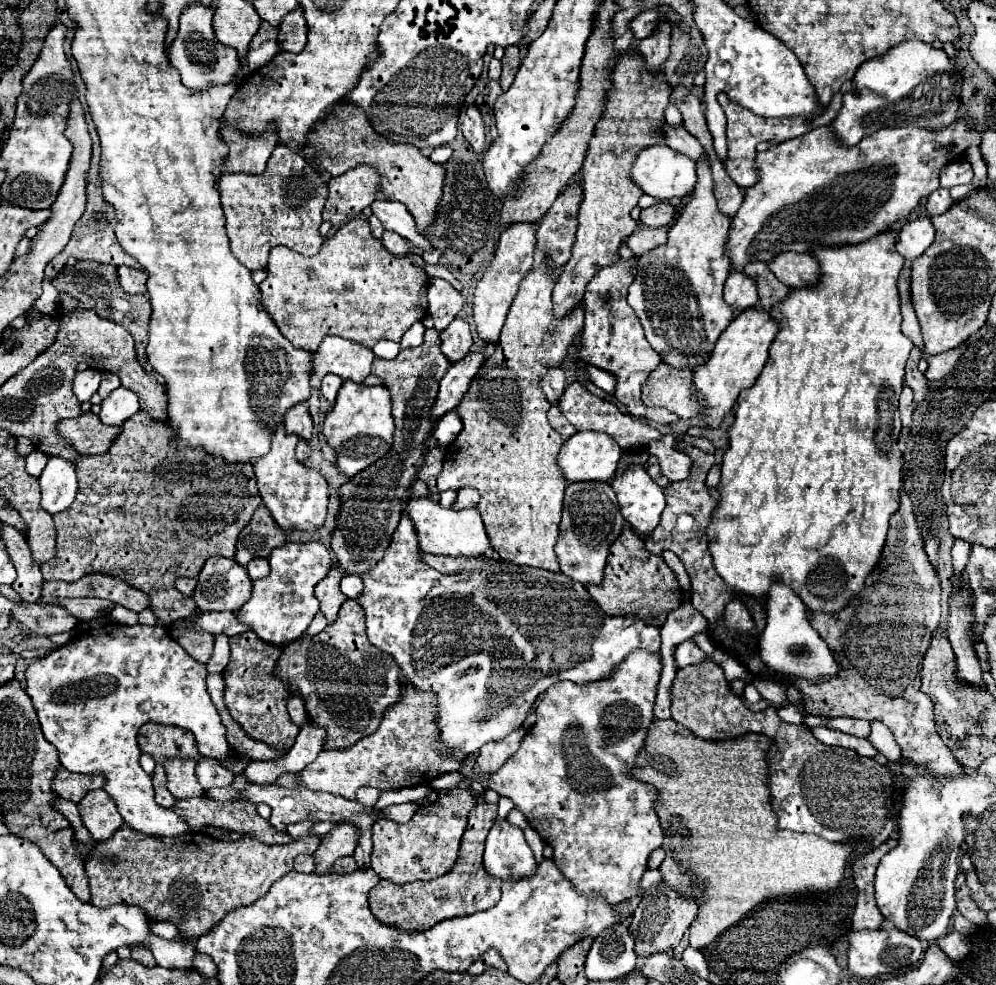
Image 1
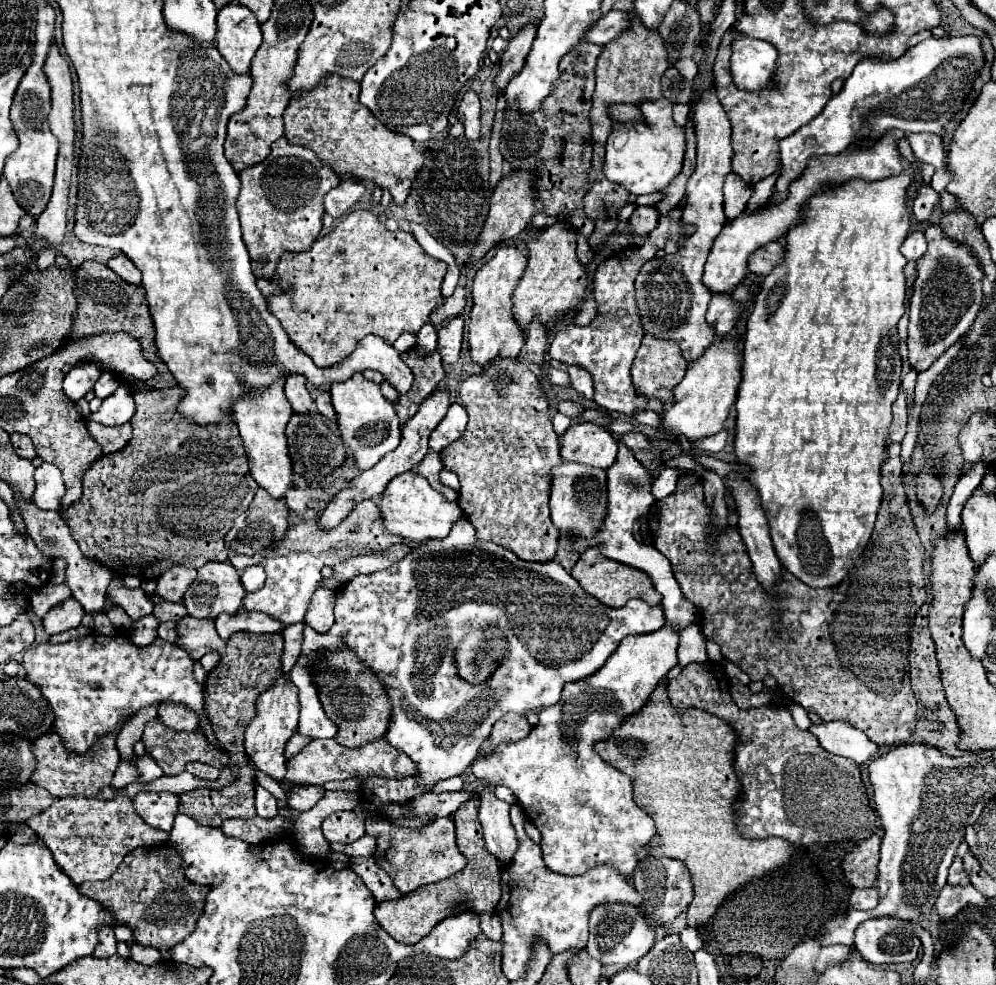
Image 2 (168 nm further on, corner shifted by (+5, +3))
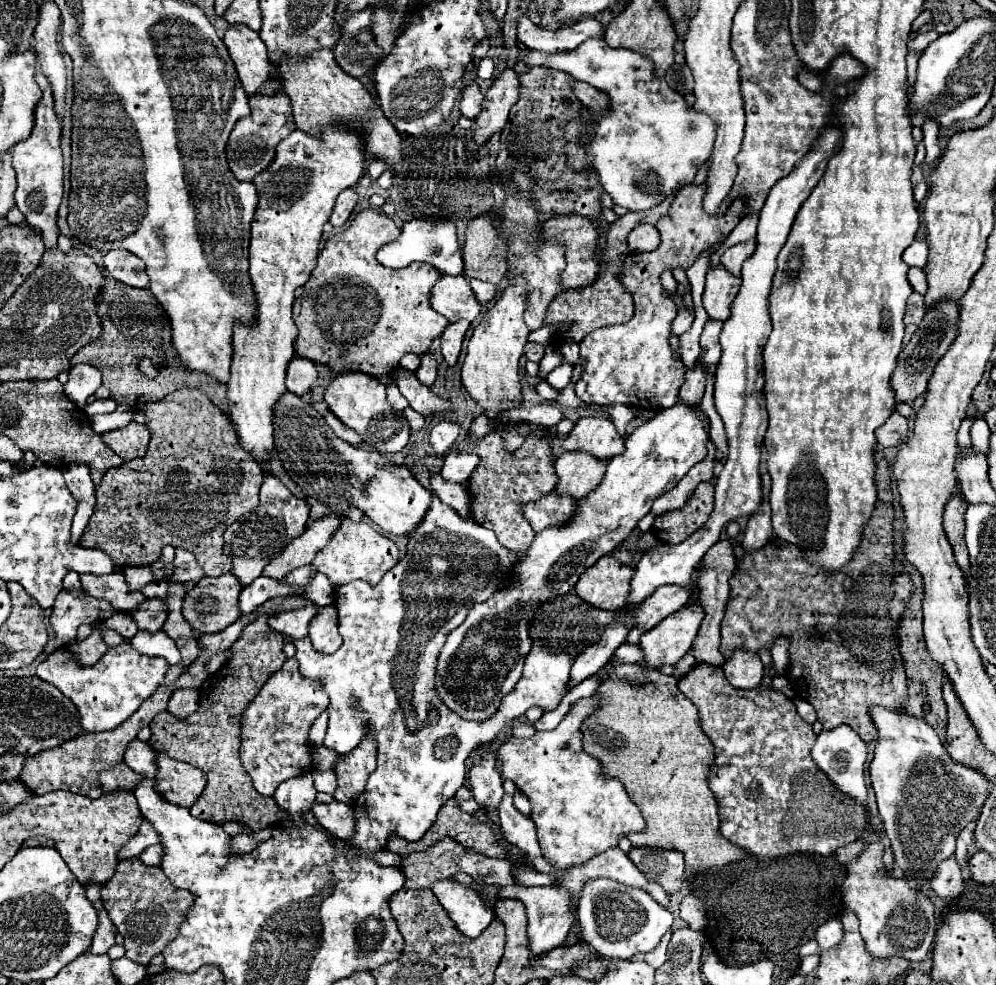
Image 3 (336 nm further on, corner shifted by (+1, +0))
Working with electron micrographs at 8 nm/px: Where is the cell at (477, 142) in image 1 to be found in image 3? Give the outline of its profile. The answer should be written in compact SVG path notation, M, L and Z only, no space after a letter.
M474 81L468 83L466 89L462 91L462 101L460 101L462 115L468 119L474 119L482 109L482 101L484 101L484 95L482 95L480 87Z

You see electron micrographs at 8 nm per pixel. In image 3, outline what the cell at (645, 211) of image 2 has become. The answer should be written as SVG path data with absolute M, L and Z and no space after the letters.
M638 225L628 235L628 247L634 253L650 253L660 245L660 235L654 225Z

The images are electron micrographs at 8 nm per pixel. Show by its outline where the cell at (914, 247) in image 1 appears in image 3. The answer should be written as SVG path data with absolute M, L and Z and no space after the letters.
M914 241L902 255L904 263L910 265L910 267L924 267L926 261L928 261L928 245L926 241Z

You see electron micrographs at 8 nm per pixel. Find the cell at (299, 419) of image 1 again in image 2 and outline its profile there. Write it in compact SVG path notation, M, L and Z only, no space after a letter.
M290 376L290 378L286 378L286 386L284 386L284 392L286 392L286 398L288 398L288 402L292 404L292 410L294 410L294 414L300 414L300 416L304 416L304 414L308 414L310 410L312 410L312 398L310 398L310 394L308 394L308 390L306 390L306 380L302 378L302 376Z

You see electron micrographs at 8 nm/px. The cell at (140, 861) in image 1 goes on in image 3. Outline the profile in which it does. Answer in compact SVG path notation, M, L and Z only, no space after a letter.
M138 857L118 863L114 877L102 885L102 897L112 923L124 935L126 957L138 965L150 965L152 957L174 939L178 925L192 905L192 893L174 887L158 867L144 865Z

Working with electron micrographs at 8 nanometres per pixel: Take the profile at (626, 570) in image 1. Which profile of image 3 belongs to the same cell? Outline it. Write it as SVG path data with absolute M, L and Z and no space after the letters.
M606 555L598 559L596 565L586 569L586 573L582 573L574 593L592 607L620 611L626 605L632 575L632 567L620 563L612 555Z

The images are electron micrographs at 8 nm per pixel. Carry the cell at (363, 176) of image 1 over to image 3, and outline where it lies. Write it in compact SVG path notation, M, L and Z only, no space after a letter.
M344 189L344 191L338 195L338 199L336 199L336 205L334 205L332 215L330 215L330 223L332 223L334 227L342 227L342 225L348 221L350 213L354 211L356 201L358 201L356 191L354 191L354 189Z

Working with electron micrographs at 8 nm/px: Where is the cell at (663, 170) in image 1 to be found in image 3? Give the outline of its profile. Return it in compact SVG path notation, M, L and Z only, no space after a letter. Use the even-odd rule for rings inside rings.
M590 37L574 51L548 55L528 49L520 61L568 71L608 95L606 113L584 107L576 119L560 127L566 137L566 165L576 173L588 167L594 169L612 201L628 211L650 209L674 191L690 185L698 167L712 153L716 139L714 121L706 113L688 107L680 93L672 91L664 79L654 75L654 63L636 51L624 47L612 49L604 37ZM580 119L586 119L586 123L582 125ZM590 131L594 131L592 139L580 143L580 135Z

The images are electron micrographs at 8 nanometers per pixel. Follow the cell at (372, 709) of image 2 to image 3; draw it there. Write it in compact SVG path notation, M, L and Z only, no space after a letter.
M364 737L356 749L336 759L334 763L334 773L338 779L334 799L352 805L354 799L364 791L364 785L374 769L376 769L374 741L370 741L370 737Z

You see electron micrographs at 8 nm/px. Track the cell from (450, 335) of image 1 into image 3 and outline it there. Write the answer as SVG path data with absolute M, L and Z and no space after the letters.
M460 319L460 321L450 323L450 325L444 329L444 333L442 333L442 337L440 337L440 343L442 343L444 361L446 361L448 365L454 365L454 363L456 363L468 327L470 327L470 323L468 323L466 319Z

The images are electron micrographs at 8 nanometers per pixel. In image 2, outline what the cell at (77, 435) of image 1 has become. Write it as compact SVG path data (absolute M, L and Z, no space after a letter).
M88 420L86 428L88 428L90 436L98 442L98 446L102 448L104 454L112 454L112 452L120 450L130 440L130 434L132 434L132 428L128 422L120 424L120 426L104 426L104 424Z

